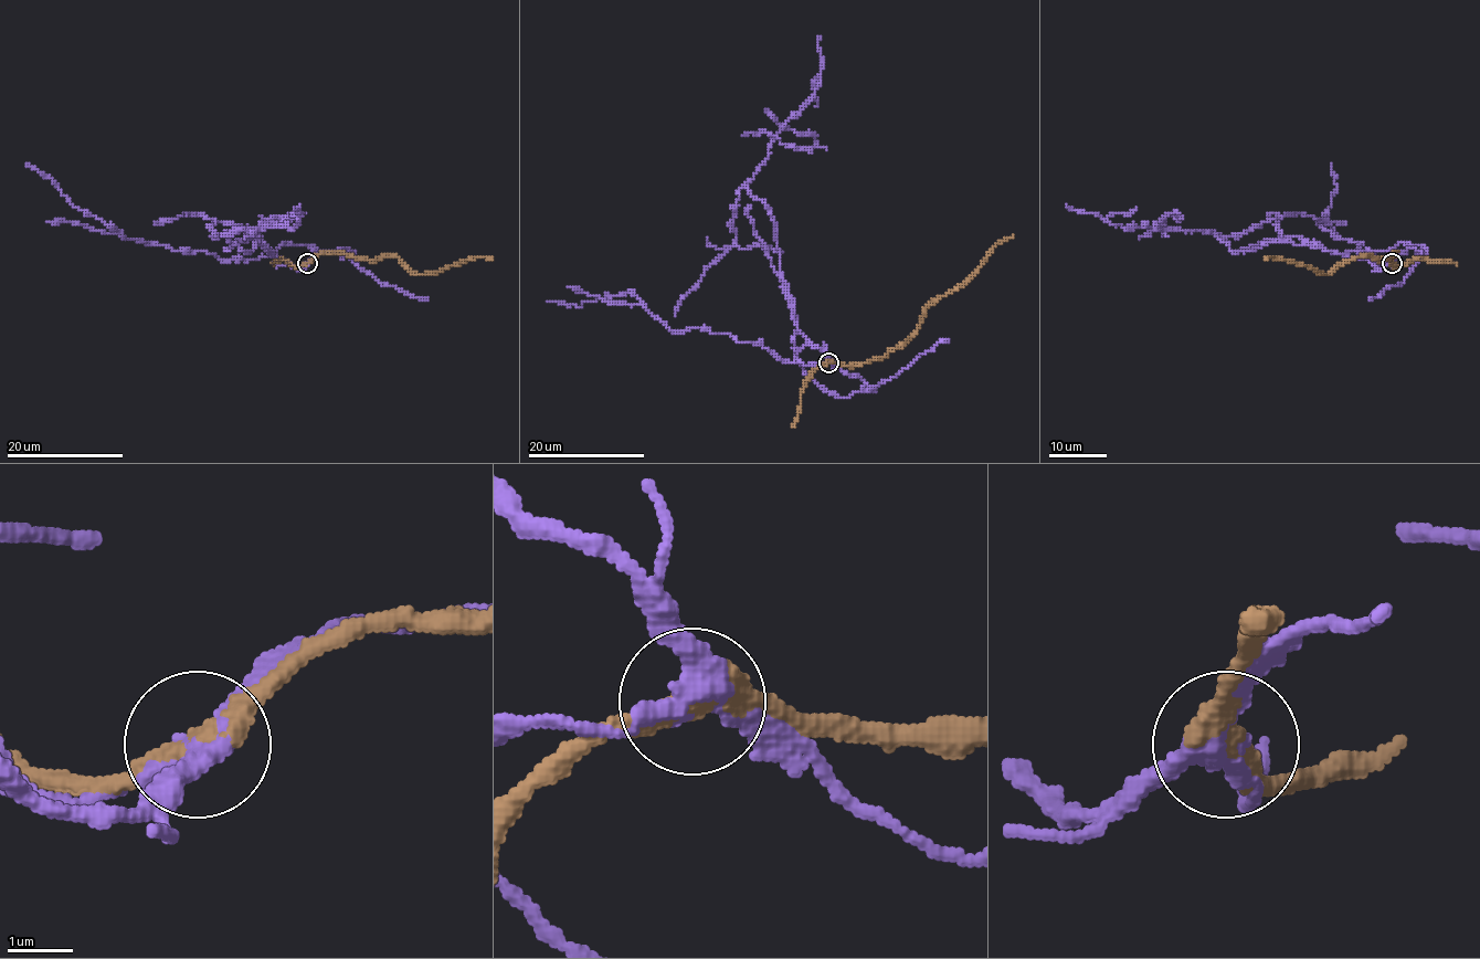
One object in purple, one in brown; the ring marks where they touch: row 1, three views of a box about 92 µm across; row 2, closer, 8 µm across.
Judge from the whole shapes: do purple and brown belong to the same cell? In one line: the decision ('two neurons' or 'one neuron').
two neurons

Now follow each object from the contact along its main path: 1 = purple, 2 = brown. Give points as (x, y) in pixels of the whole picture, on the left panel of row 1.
1: (308, 263), (293, 269), (257, 241), (244, 252), (226, 236), (229, 231), (291, 230), (299, 224), (299, 204)
2: (308, 263), (323, 253), (379, 261), (392, 254), (416, 273), (434, 273), (477, 257), (493, 259)

